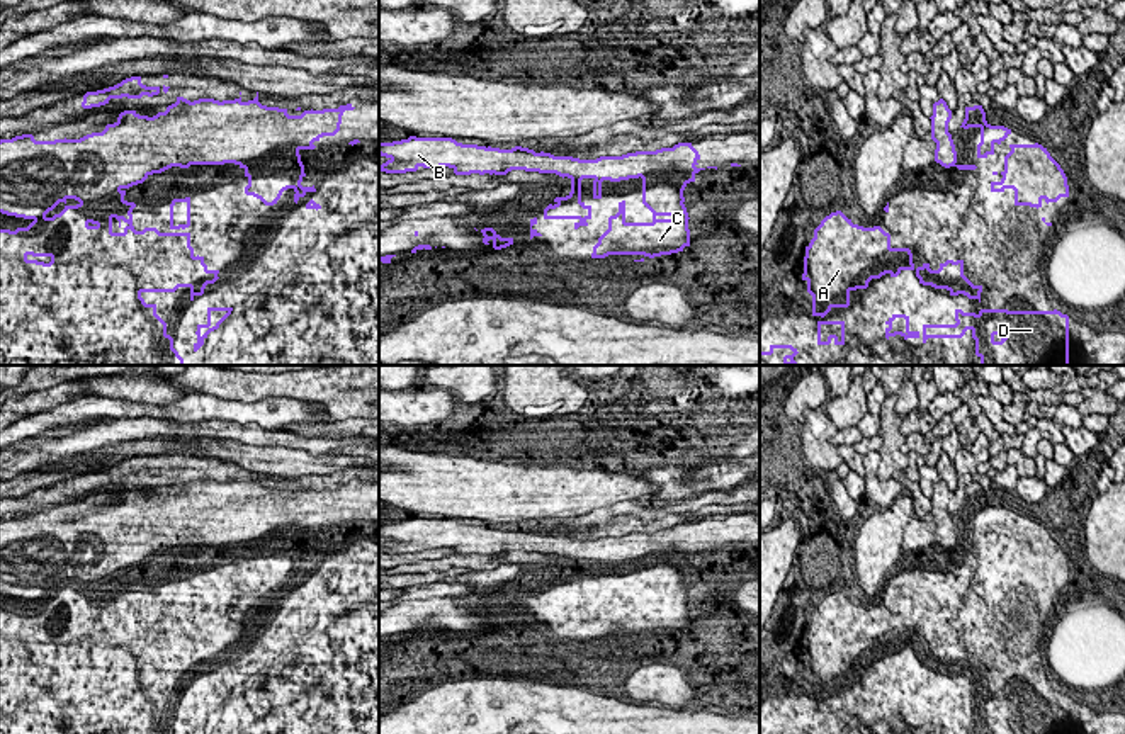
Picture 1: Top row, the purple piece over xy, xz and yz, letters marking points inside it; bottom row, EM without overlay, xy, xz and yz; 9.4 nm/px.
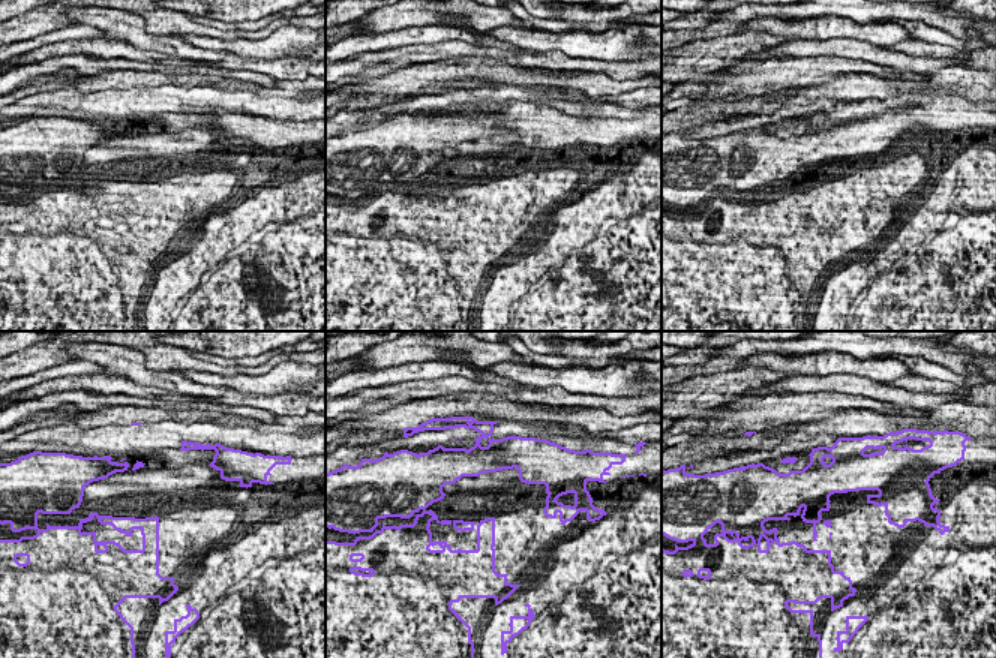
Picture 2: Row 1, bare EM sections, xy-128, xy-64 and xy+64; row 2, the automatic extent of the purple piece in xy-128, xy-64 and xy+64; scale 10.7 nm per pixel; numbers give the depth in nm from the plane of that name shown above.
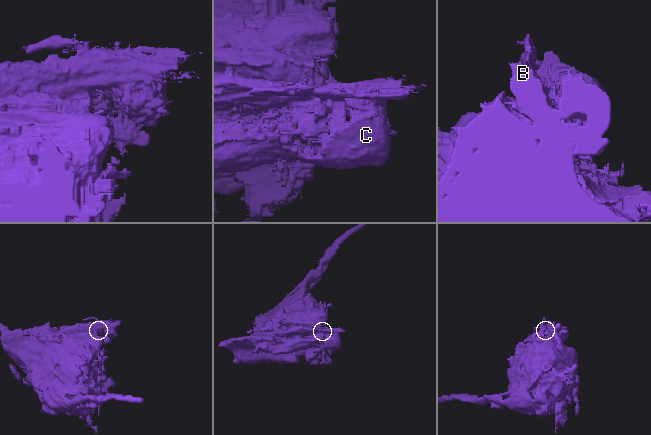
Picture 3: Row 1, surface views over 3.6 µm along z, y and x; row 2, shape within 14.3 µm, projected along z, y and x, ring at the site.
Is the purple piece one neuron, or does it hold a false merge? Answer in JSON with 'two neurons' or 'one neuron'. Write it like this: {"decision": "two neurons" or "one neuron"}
{"decision": "two neurons"}

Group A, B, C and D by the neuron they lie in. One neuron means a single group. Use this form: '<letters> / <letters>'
A C D / B

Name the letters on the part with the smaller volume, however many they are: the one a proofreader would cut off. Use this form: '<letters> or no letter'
B

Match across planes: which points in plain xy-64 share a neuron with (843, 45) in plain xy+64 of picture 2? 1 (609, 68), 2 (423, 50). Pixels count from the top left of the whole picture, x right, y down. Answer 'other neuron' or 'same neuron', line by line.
1: same neuron
2: same neuron

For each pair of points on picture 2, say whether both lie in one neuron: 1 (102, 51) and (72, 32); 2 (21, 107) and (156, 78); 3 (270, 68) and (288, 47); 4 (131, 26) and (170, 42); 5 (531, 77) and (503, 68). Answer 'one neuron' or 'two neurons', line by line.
1: two neurons
2: two neurons
3: two neurons
4: one neuron
5: one neuron

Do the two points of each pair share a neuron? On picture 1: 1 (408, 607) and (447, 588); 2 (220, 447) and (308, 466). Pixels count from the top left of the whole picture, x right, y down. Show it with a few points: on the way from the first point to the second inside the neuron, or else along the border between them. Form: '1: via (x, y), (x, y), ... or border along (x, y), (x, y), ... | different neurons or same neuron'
1: border along (452, 595), (417, 600) | different neurons
2: via (242, 454), (248, 454), (257, 462), (286, 462) | same neuron

